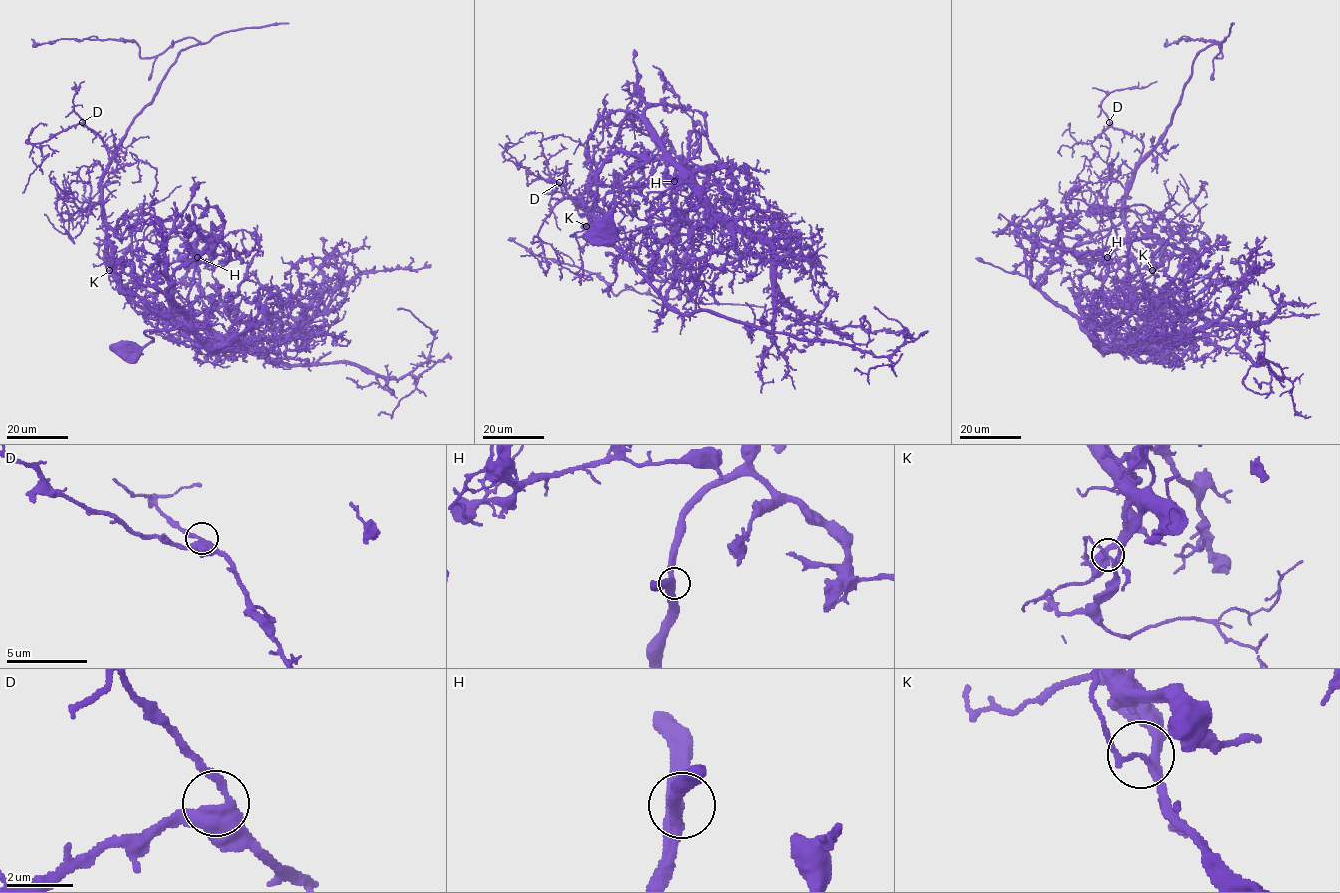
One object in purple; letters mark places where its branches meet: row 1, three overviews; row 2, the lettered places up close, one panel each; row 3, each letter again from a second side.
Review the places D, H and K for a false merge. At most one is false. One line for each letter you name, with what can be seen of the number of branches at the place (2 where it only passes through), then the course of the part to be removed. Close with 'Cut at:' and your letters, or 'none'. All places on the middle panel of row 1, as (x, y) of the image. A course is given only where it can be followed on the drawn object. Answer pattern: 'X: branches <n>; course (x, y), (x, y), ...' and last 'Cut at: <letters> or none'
K: branches 3; course (585, 225), (592, 217), (579, 197), (610, 244), (678, 294), (617, 296), (595, 274), (508, 239)
Cut at: K

